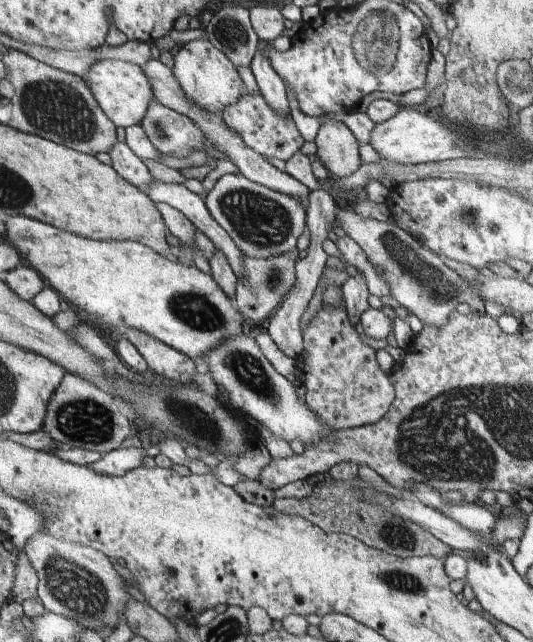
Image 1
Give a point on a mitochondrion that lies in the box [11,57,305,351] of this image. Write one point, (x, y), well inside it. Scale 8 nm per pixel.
(49, 105)

